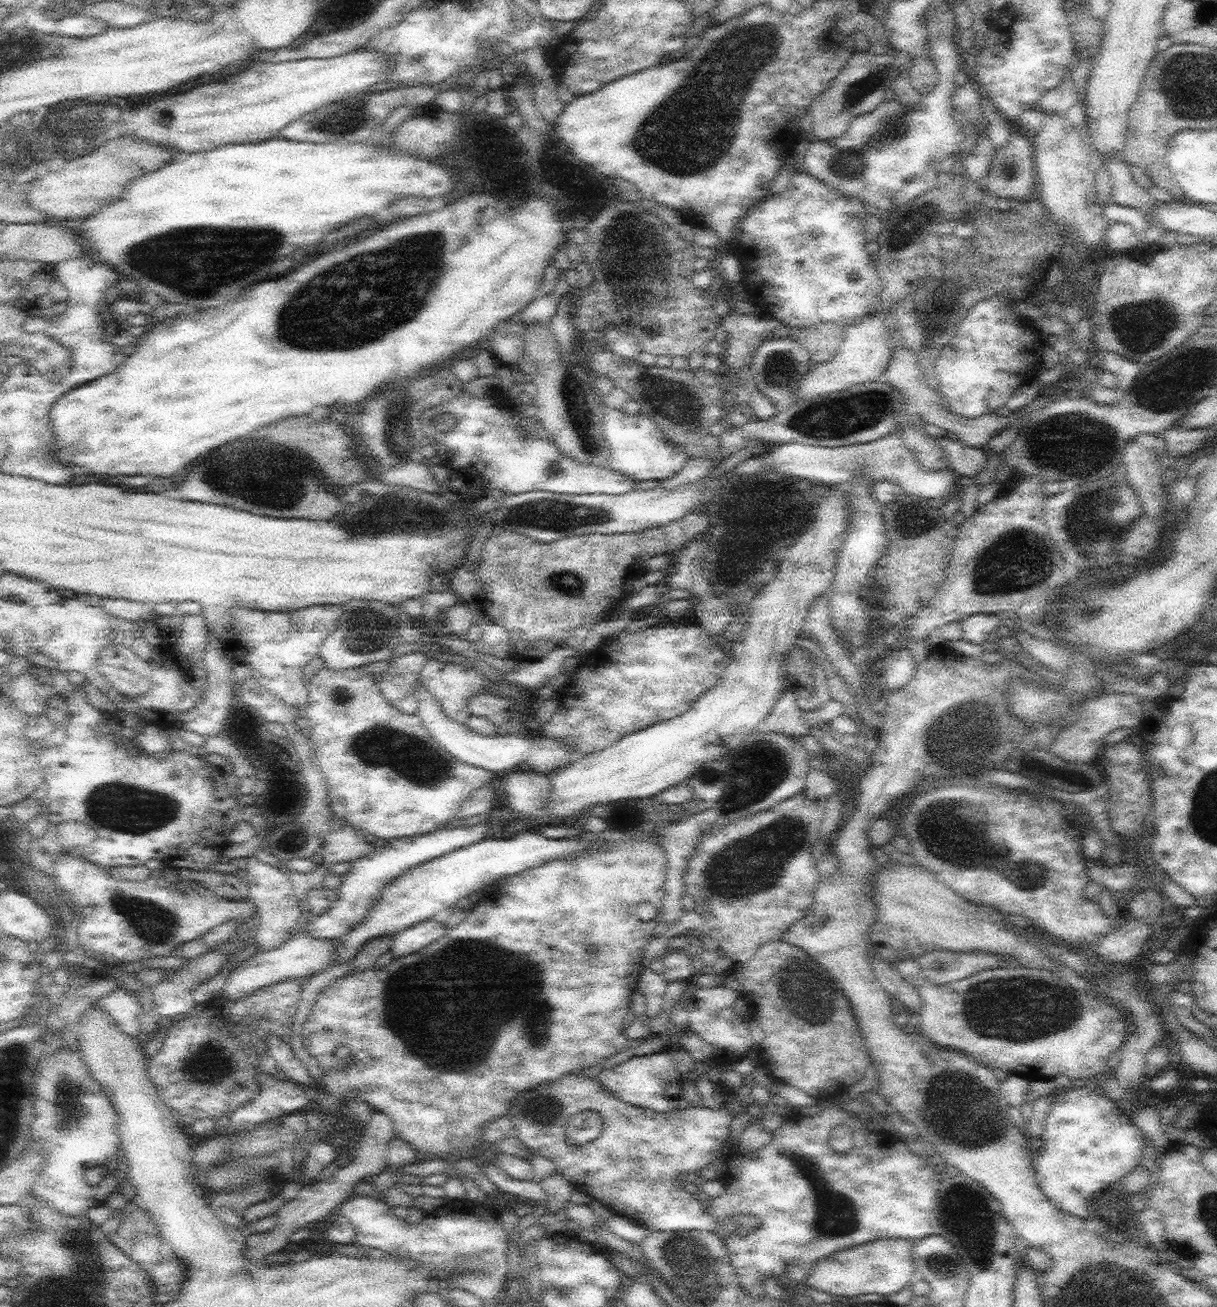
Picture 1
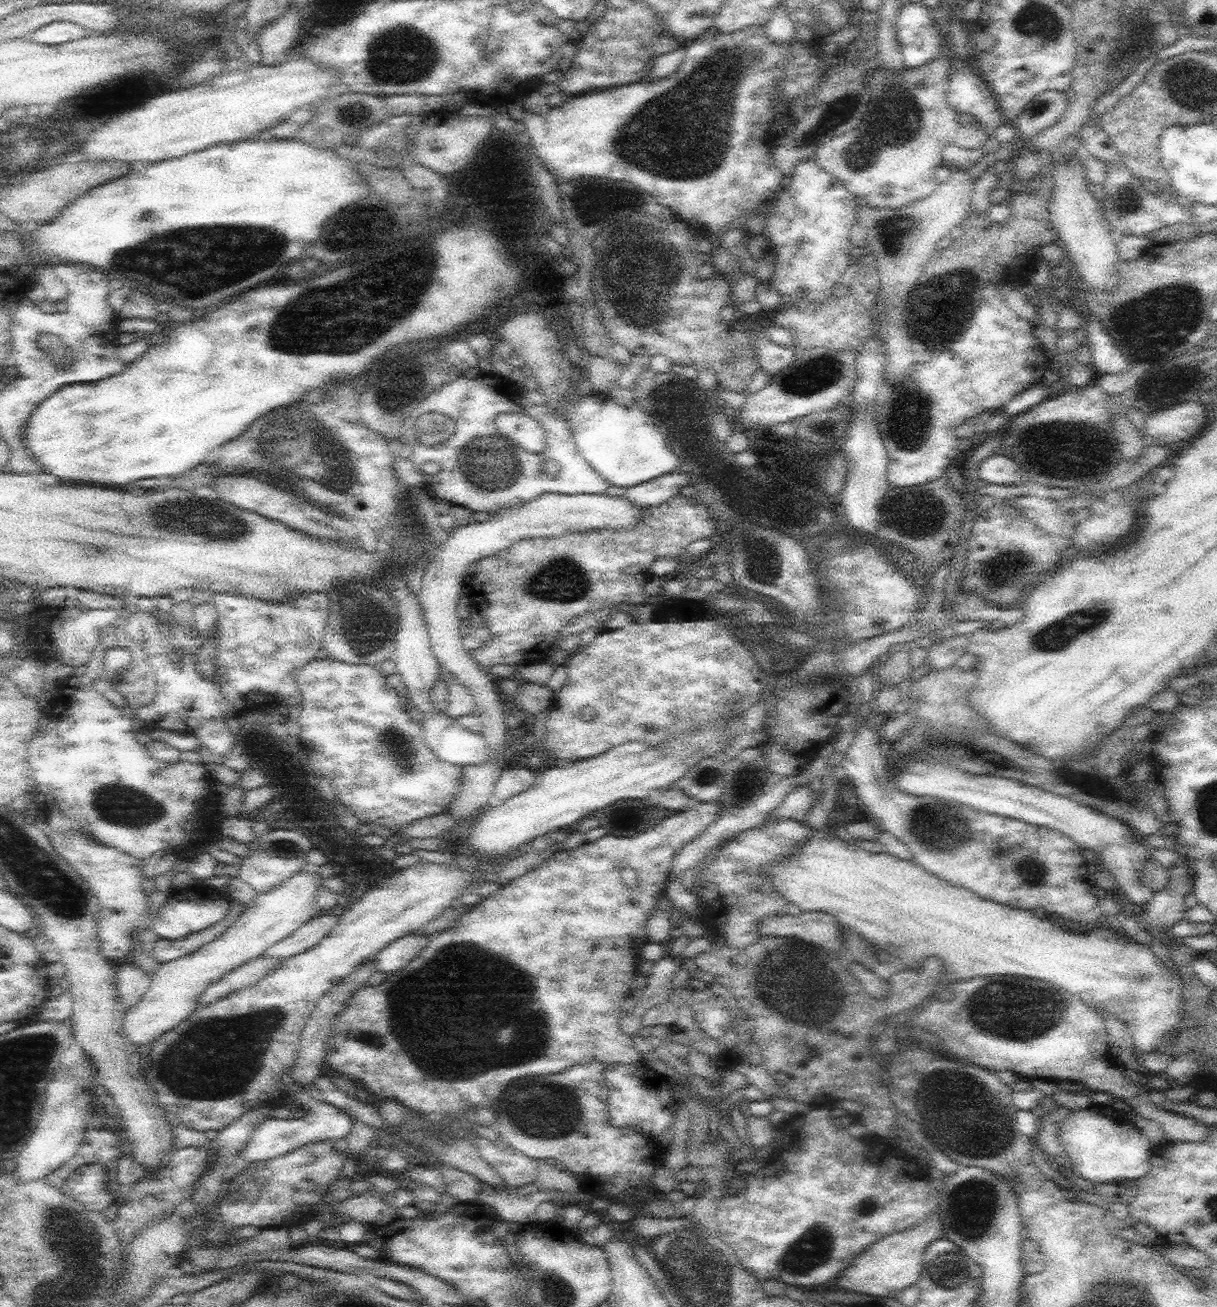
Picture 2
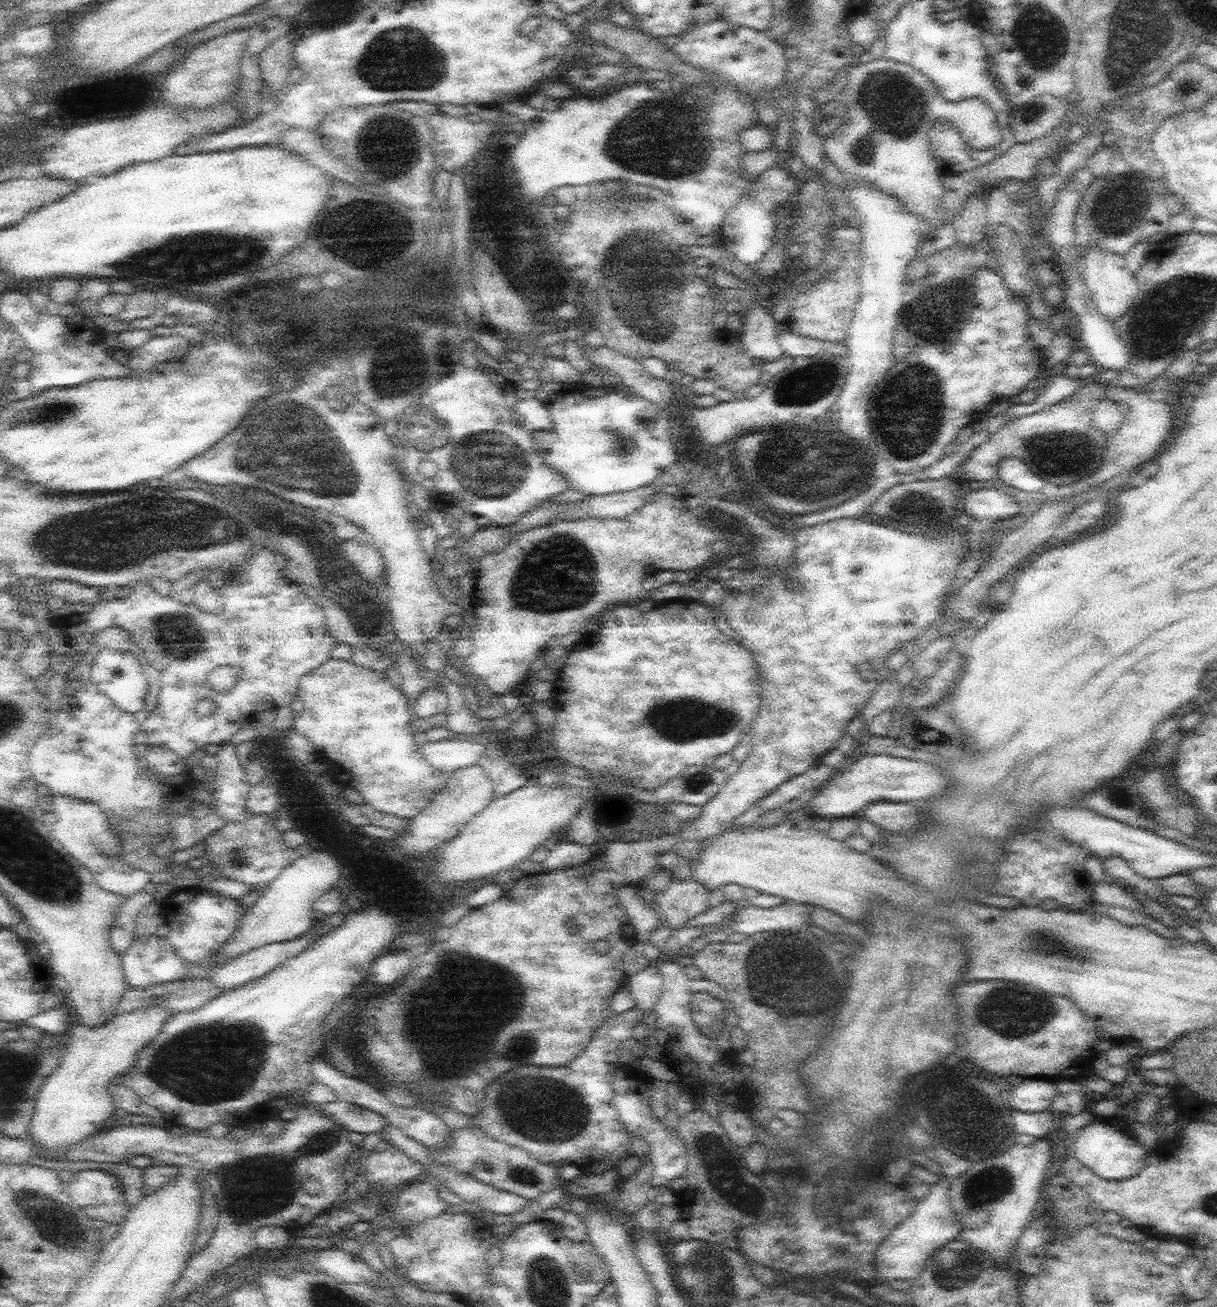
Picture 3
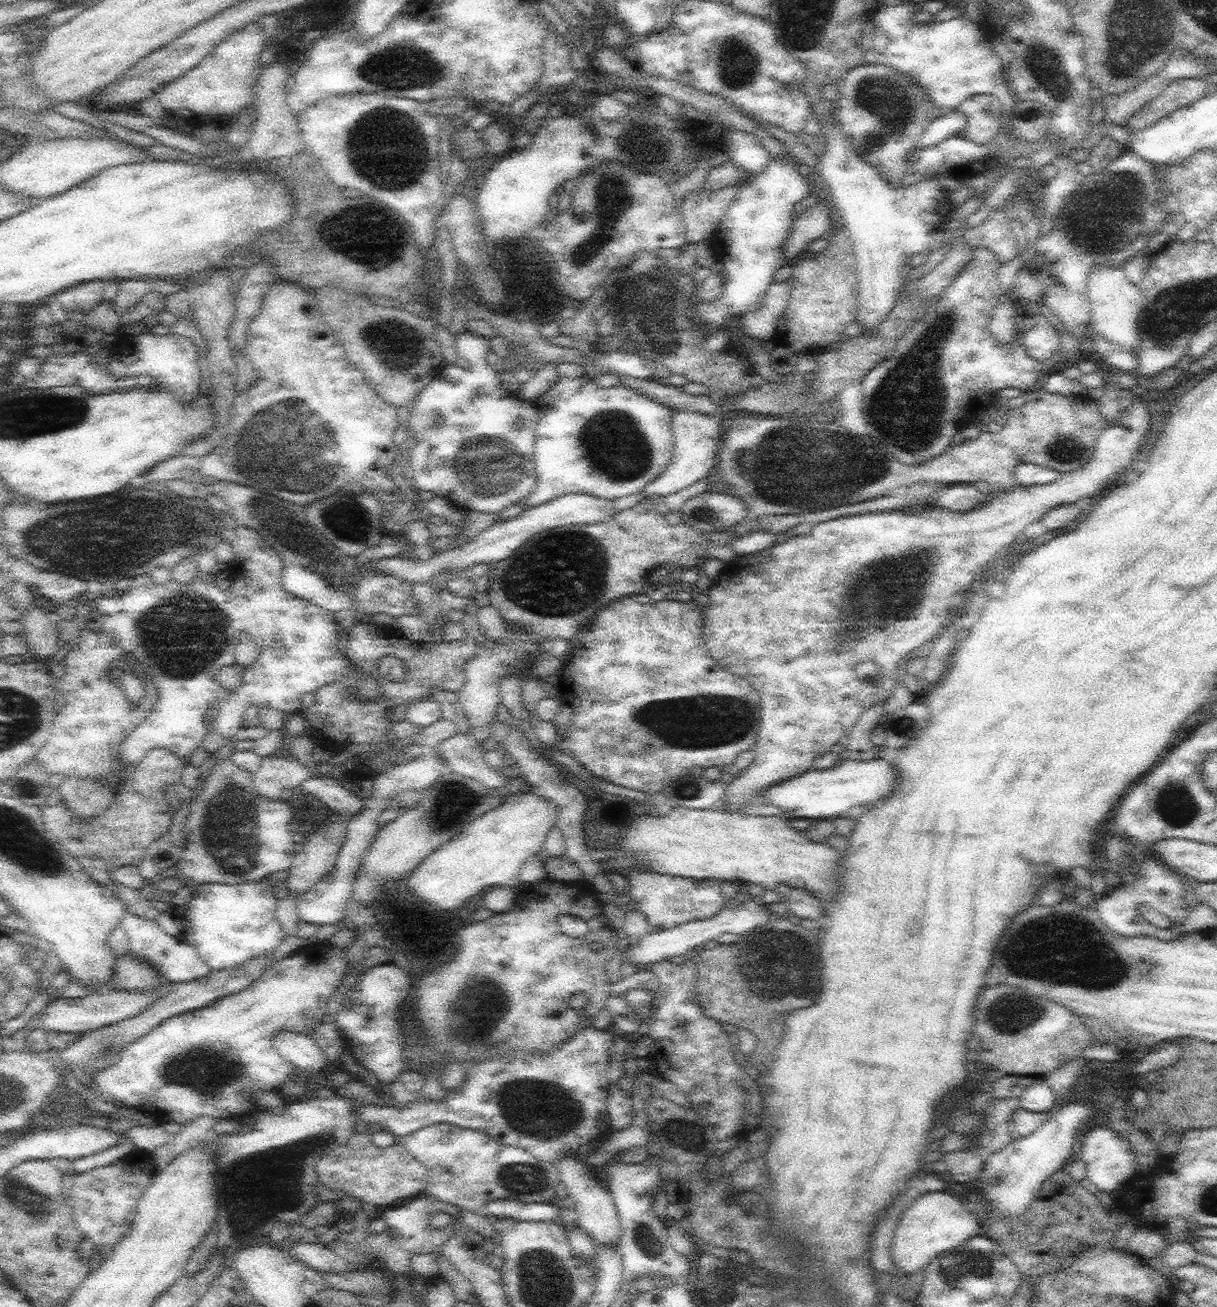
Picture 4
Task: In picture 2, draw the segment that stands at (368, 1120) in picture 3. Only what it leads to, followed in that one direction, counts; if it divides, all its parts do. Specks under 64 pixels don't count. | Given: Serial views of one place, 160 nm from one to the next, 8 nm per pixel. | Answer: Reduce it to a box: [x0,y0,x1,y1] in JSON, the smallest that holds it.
[238,1101,355,1166]

